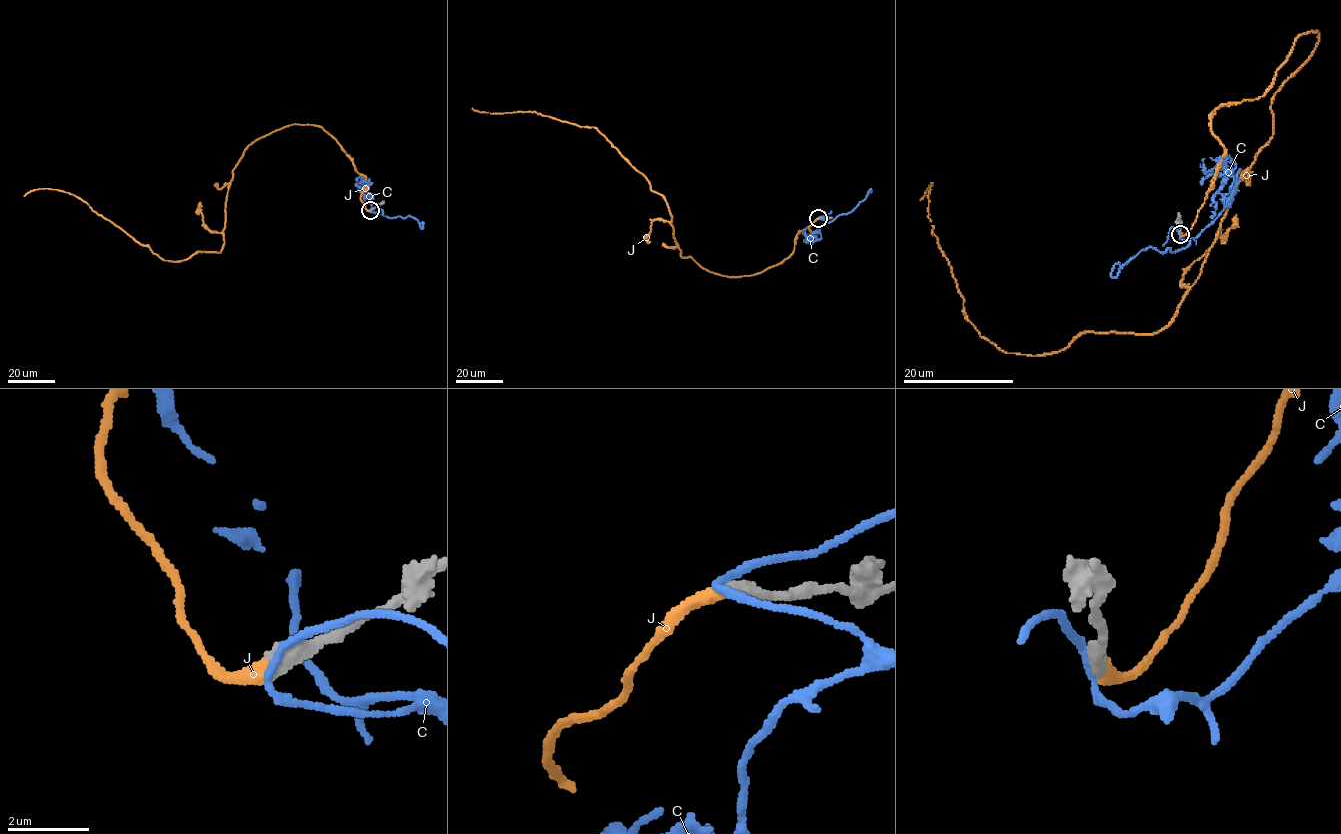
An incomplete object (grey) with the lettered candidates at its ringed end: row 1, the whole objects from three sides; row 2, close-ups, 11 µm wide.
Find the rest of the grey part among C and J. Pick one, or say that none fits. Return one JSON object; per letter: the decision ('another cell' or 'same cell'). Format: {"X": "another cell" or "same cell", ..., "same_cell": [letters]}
{"C": "another cell", "J": "same cell", "same_cell": ["J"]}

